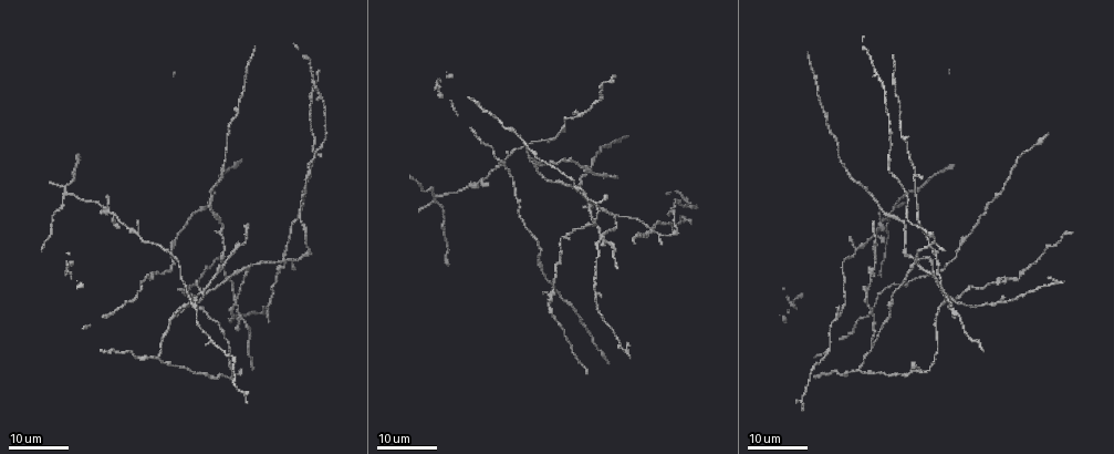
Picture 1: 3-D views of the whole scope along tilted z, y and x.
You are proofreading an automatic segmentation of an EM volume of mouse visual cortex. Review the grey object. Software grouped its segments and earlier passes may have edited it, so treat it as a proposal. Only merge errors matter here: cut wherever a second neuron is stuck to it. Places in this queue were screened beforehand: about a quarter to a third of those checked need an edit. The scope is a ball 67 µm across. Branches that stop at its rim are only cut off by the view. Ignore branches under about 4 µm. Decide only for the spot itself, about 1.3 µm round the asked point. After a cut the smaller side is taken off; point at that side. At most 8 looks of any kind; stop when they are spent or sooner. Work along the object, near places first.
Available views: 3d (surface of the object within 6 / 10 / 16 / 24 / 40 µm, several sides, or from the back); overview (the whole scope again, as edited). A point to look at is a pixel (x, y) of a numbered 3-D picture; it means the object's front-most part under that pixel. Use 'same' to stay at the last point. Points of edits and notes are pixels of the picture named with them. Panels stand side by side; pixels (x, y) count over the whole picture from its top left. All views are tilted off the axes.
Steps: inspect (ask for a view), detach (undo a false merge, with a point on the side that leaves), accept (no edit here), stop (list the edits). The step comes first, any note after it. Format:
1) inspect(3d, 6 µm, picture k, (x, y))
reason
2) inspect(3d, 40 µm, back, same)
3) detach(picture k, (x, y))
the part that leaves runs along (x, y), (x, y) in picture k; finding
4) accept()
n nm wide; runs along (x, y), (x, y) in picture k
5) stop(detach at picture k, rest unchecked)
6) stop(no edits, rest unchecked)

inspect(3d, 16 µm, picture 1, (525, 143))
arms part here

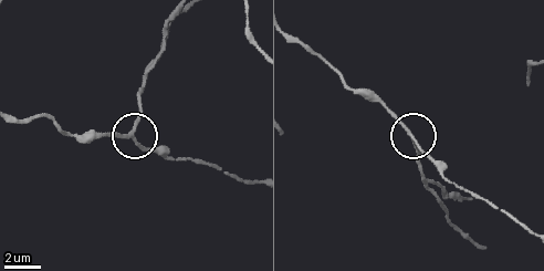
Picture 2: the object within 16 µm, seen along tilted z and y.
inspect(3d, 6 µm, picture 2, (132, 135))

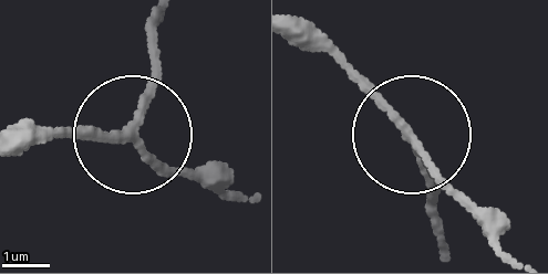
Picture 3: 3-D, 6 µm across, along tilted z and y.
accept()
160 nm wide; runs along (292, 34), (328, 45), (490, 225) in picture 3; one neuron here

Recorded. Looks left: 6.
inspect(3d, 16 µm, picture 1, (102, 207))
three-way junction

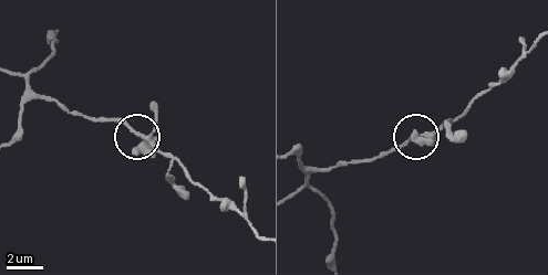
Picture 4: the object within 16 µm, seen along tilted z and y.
inspect(3d, 6 µm, picture 4, (136, 133))

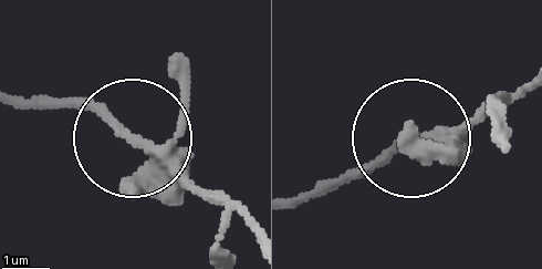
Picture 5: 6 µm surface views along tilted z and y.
accept()
3 arms; all the same neuron

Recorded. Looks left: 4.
inspect(3d, 16 µm, picture 1, (245, 267))
branch point

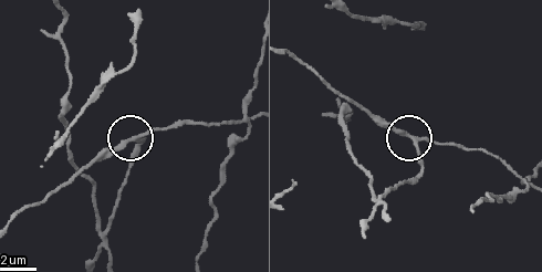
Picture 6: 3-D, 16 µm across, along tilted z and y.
inspect(3d, 6 µm, picture 6, (138, 137))

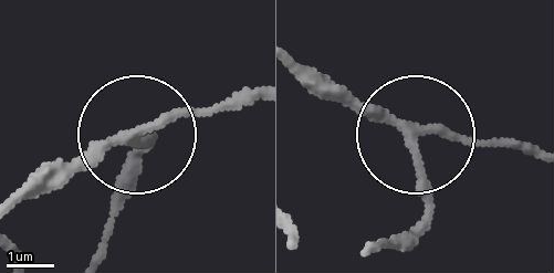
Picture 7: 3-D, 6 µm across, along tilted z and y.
accept()
runs along (21, 203), (165, 119), (225, 113), (257, 93) in picture 7; all the same neuron

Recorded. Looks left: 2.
inspect(3d, 16 µm, picture 1, (651, 229))

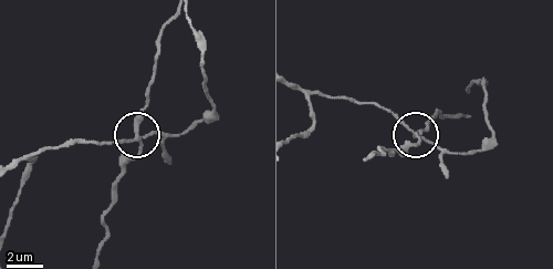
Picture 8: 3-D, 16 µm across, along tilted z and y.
inspect(3d, 10 µm, picture 8, (137, 130))
closer look

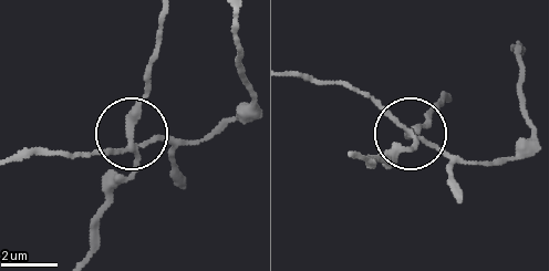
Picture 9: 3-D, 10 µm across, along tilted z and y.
detach(picture 9, (140, 106))
4 arms; the part that leaves runs along (135, 146), (163, 14) in picture 9; a second neuron is stuck on

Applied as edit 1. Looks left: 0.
stop(detach at picture 9, rest unchecked)

